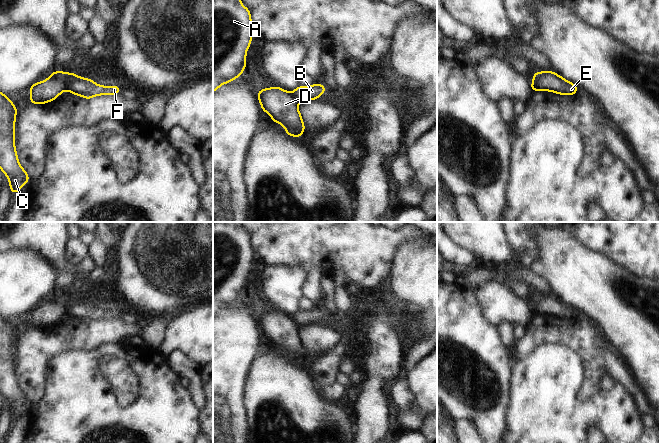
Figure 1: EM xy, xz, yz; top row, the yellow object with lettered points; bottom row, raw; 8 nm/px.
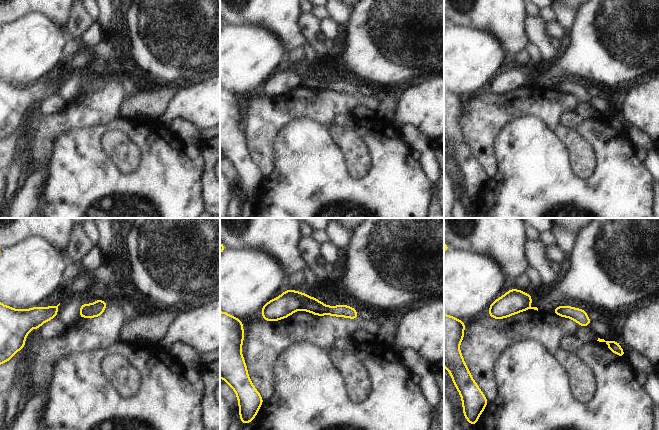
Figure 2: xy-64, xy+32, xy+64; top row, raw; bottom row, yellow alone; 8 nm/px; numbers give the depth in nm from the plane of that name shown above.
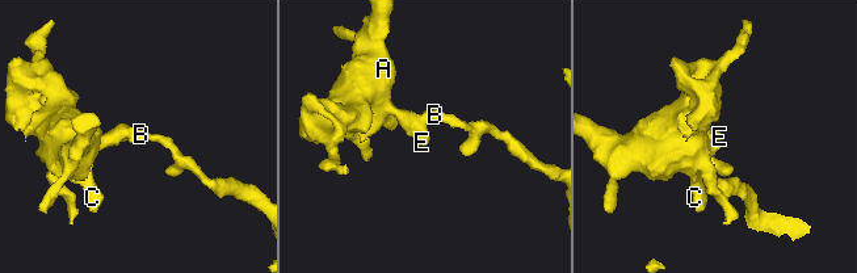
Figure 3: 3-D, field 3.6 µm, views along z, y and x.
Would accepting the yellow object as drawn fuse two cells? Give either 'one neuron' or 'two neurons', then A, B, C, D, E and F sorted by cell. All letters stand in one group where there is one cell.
two neurons; A C D E / B F

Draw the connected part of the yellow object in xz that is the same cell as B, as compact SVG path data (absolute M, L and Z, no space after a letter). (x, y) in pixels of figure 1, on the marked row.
M316 83L312 86L299 86L293 92L292 95L298 100L308 101L318 99L322 93L326 92L326 88L320 84Z

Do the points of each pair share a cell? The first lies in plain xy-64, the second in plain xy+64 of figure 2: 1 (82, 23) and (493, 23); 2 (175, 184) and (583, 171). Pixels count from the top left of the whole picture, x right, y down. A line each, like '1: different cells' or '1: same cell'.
1: different cells
2: different cells

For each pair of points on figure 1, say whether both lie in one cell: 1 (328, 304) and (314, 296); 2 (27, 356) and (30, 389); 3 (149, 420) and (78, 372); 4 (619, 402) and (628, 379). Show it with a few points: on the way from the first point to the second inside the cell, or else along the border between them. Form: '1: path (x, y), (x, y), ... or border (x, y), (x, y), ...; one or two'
1: border (320, 275), (321, 300), (318, 306); two
2: path (30, 364), (30, 381); one
3: path (131, 420), (123, 420), (93, 390); one
4: border (608, 370), (628, 389), (636, 407); two

